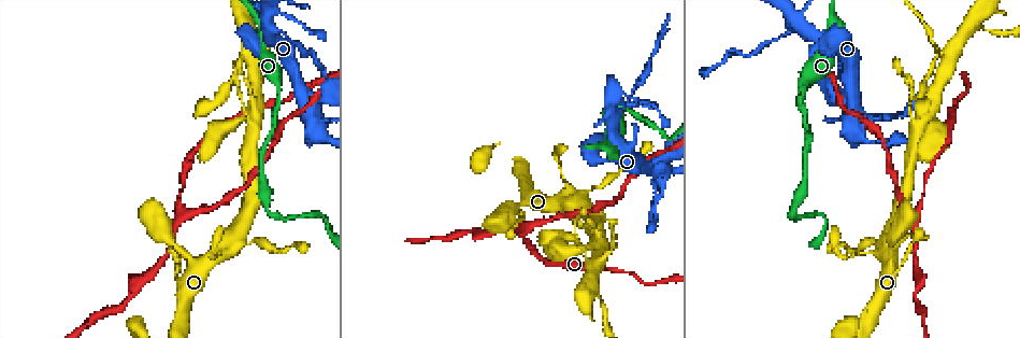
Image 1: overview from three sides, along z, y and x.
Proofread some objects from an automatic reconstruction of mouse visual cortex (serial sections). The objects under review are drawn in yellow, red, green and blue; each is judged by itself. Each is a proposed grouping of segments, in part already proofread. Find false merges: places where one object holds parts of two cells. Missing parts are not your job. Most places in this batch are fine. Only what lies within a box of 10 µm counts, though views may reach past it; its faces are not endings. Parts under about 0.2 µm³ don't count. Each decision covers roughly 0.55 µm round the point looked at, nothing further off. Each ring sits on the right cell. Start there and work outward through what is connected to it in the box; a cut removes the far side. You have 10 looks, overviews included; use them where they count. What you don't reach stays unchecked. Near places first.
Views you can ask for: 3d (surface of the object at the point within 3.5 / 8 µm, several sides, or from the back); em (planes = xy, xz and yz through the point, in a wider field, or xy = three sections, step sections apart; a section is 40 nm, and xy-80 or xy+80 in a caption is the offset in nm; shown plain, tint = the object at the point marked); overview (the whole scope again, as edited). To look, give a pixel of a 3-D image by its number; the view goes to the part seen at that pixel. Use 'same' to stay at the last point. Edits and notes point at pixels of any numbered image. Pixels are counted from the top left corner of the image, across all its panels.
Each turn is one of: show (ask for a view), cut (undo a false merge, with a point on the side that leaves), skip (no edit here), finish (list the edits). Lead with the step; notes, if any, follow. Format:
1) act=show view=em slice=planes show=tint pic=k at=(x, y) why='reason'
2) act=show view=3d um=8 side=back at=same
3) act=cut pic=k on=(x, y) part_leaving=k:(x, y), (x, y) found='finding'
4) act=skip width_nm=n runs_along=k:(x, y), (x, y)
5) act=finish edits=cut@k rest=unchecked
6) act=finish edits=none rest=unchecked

act=show view=3d um=3.5 pic=1 at=(529, 229) why='branch point'

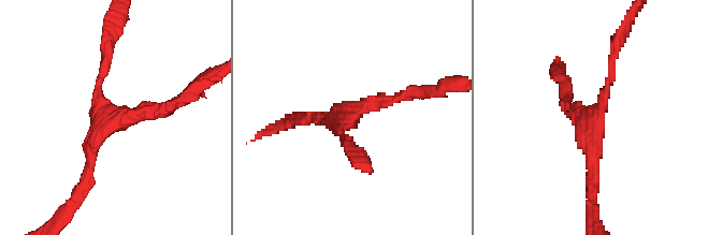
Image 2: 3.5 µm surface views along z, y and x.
act=show view=em slice=xy step=3 show=tint pic=2 at=(351, 119)

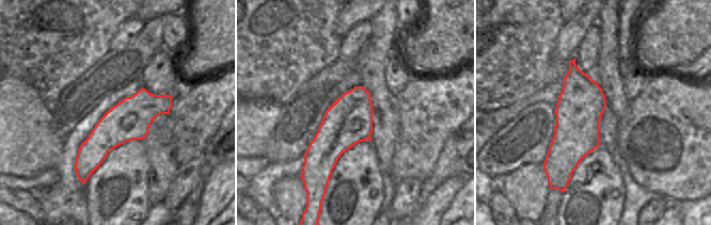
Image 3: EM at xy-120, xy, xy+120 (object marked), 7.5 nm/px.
act=show view=em slice=planes show=tint at=same why='another direction'

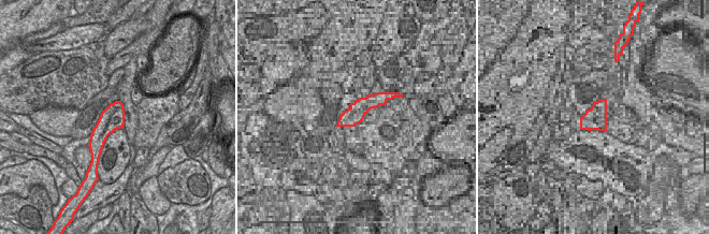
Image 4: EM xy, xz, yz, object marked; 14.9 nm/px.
act=skip runs_along=2:(109, 54), (86, 181) found='continuous, no second cell'

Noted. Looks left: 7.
act=show view=3d um=8 side=back pic=1 at=(619, 105) why='abrupt turn'

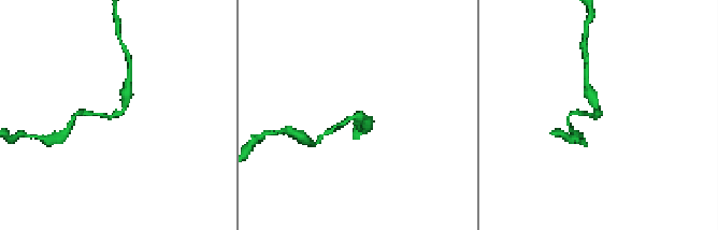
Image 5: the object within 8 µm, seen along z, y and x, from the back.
act=show view=3d um=3.5 at=same why='closer look'

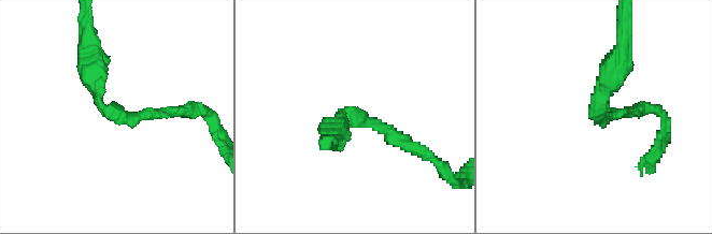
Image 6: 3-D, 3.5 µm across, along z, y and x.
act=show view=em slice=xy step=5 show=tint pic=6 at=(595, 111) arm_widths_nm=150,300

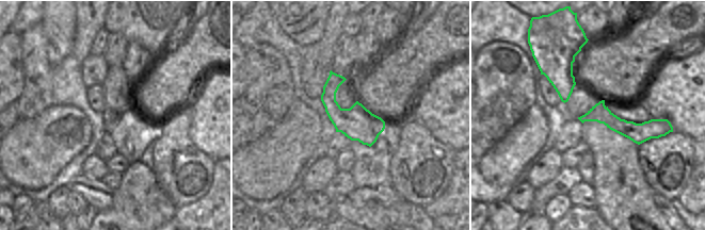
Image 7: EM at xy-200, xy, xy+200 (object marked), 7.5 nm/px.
act=skip width_nm=260 runs_along=7:(582, 118), (655, 129) found='one cell here'

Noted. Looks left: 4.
act=show view=3d um=3.5 pic=1 at=(655, 166) why='abrupt turn'

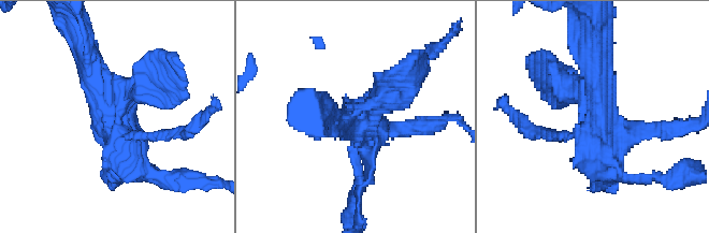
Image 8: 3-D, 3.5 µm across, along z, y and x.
act=show view=em slice=xy step=2 show=tint pic=8 at=(116, 118)

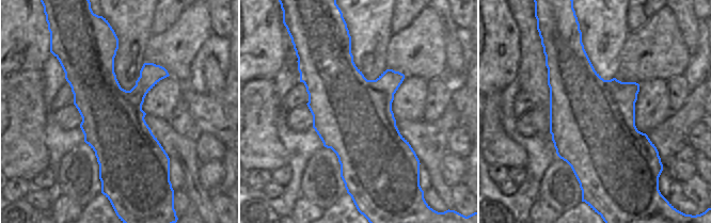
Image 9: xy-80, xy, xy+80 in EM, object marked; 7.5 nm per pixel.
act=skip runs_along=8:(593, 53), (598, 139), (639, 132) found='continuous, no second cell'

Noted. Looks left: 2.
act=show view=3d um=3.5 pic=1 at=(270, 28) why='sharp bend'

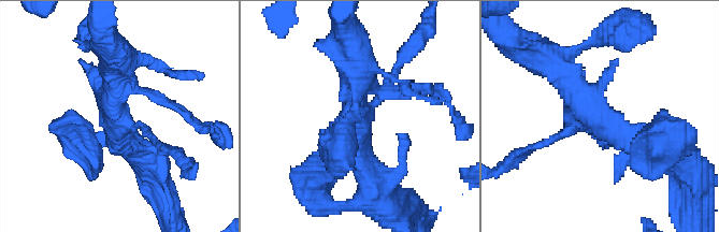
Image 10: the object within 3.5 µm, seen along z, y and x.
act=show view=em slice=xy step=1 show=tint pic=10 at=(117, 122) why='now the EM'

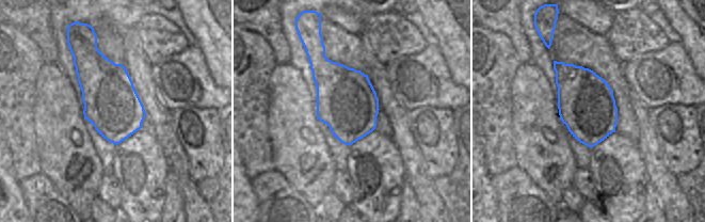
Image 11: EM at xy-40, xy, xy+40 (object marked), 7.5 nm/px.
act=skip runs_along=10:(661, 145), (598, 121), (554, 62) found='all the same cell'

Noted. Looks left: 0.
act=finish edits=none rest=unchecked

